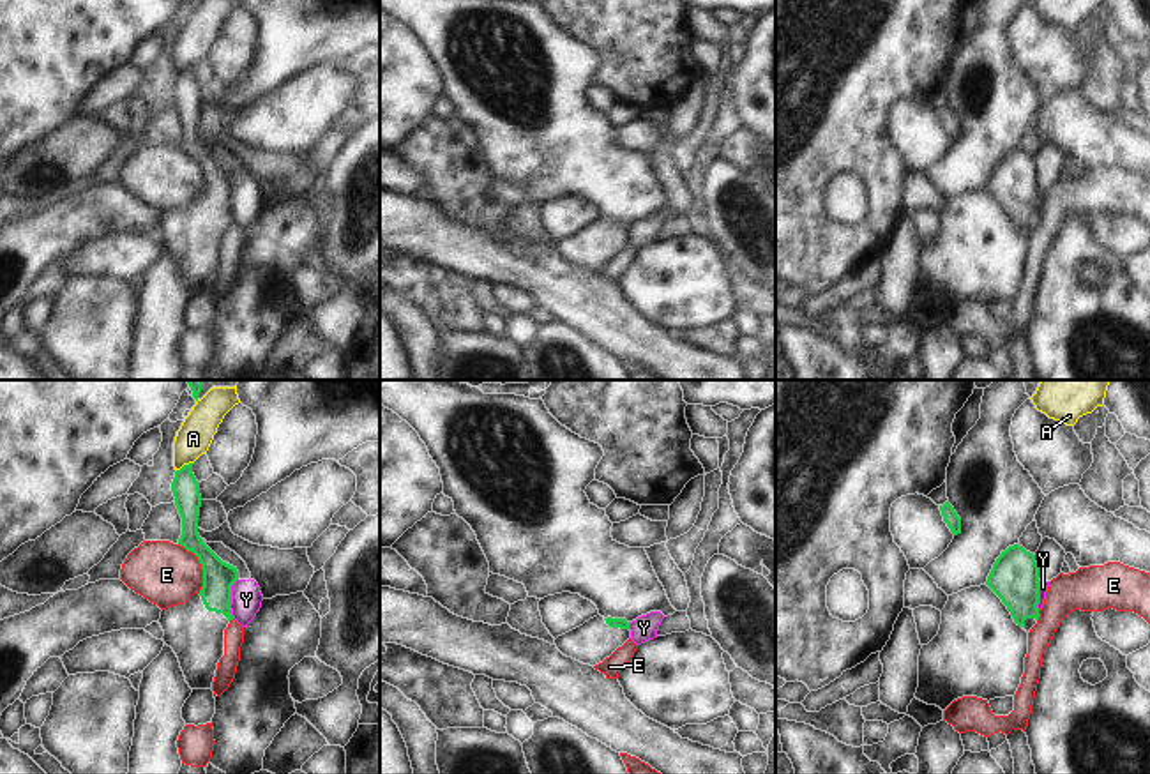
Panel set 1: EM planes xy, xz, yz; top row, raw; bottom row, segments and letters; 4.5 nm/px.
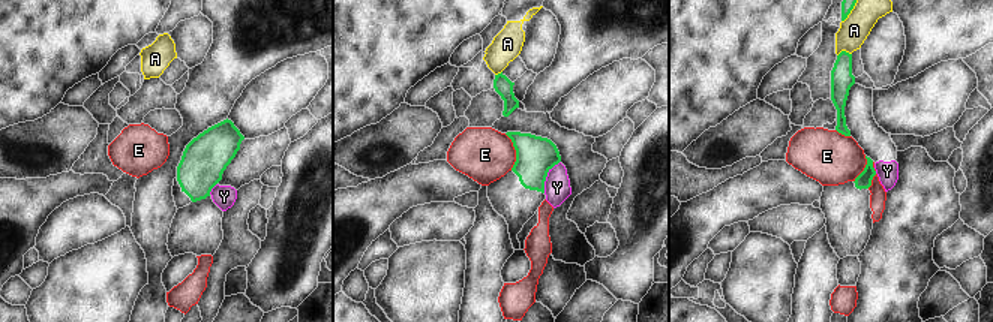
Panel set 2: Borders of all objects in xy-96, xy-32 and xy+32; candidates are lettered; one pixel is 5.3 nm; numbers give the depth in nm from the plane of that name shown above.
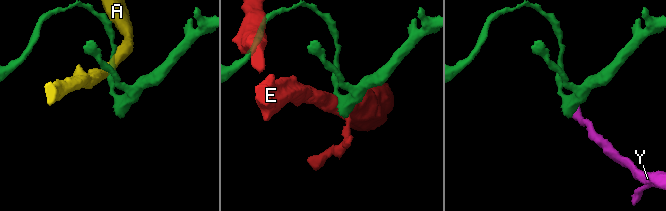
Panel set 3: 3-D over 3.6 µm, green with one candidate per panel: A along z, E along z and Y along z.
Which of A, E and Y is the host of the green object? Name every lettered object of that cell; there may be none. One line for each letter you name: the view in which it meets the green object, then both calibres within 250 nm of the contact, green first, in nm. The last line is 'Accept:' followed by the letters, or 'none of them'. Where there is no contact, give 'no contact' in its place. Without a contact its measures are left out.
Accept: none of them

